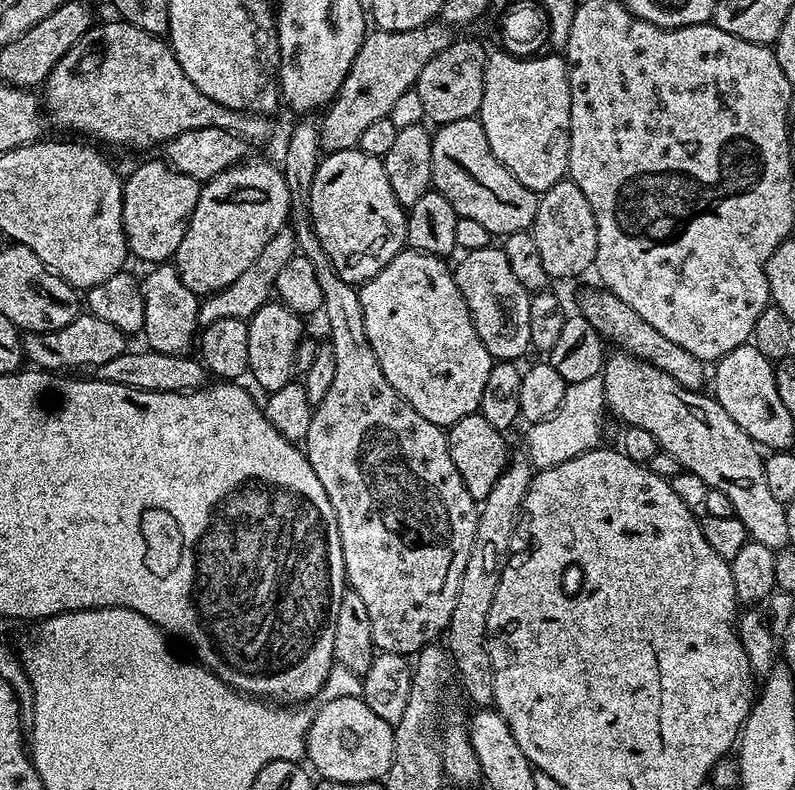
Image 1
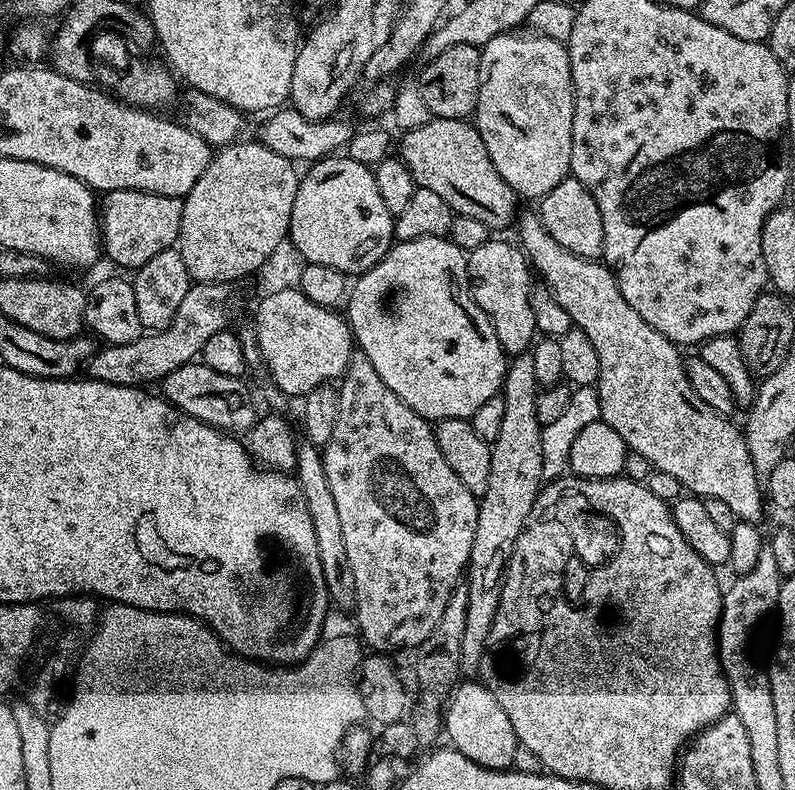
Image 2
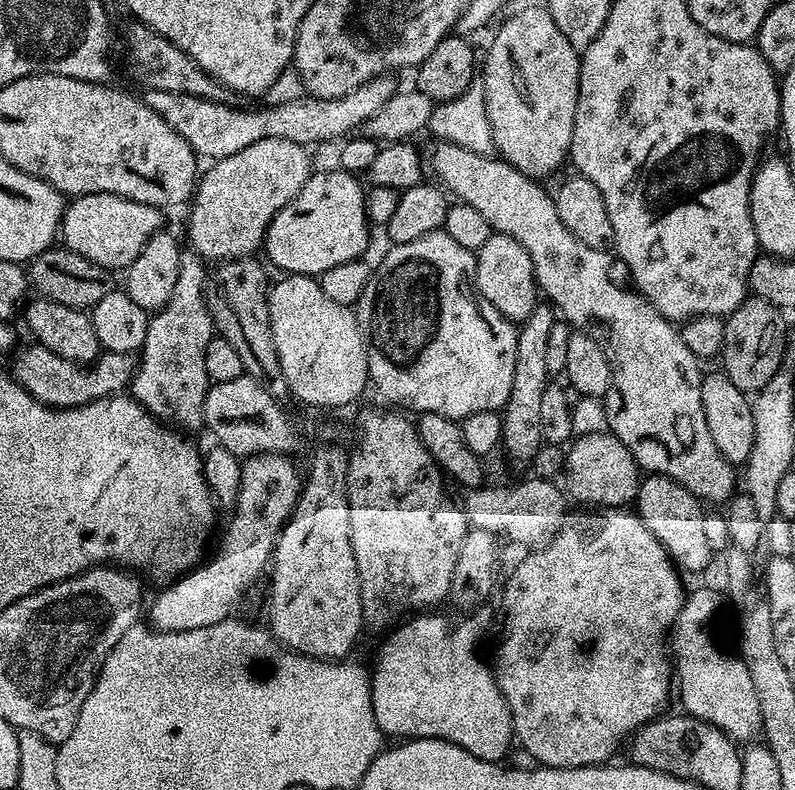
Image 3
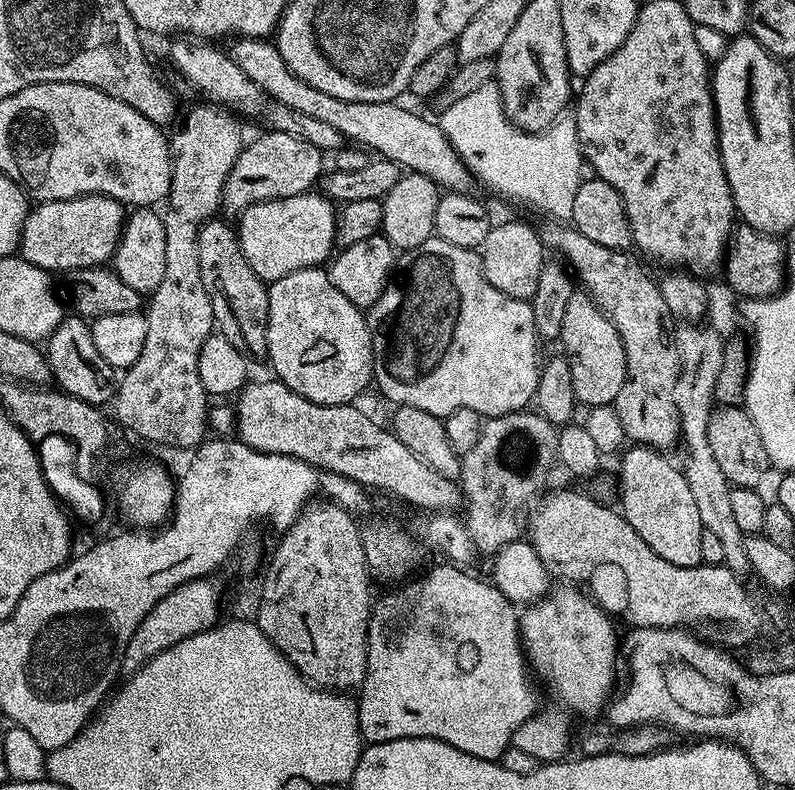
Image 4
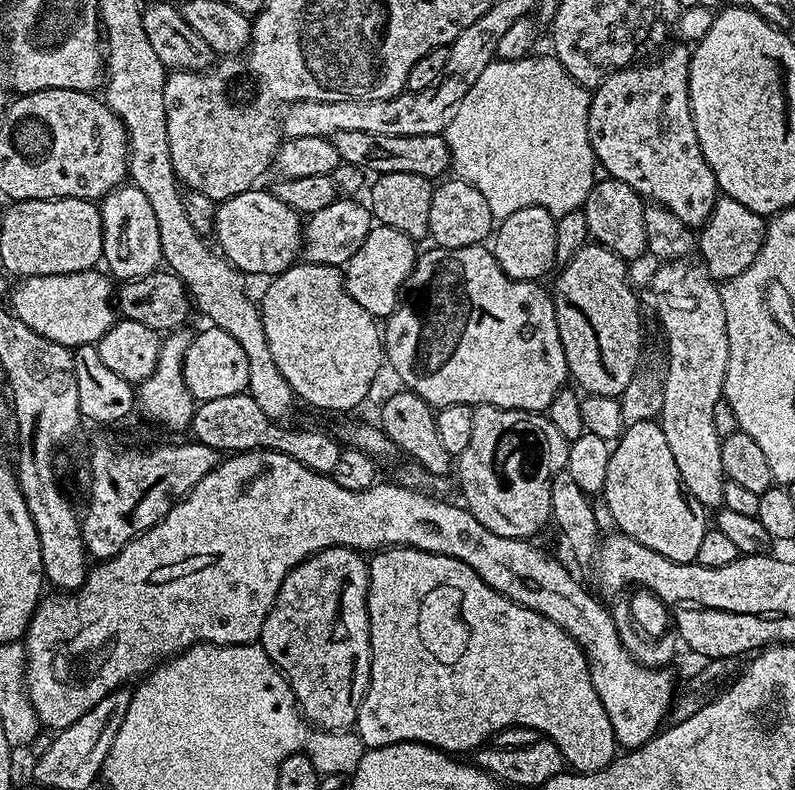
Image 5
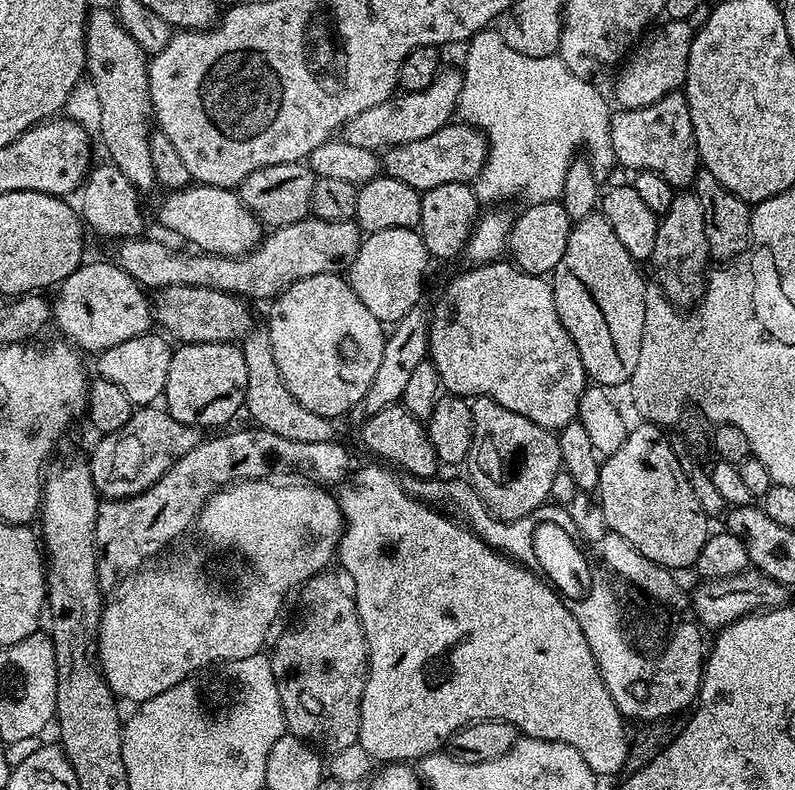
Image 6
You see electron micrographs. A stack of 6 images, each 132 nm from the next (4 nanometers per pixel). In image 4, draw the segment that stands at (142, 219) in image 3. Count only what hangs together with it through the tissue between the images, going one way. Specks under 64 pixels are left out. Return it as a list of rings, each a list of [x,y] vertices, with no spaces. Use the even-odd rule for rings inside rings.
[[[109,196],[45,200],[29,211],[18,252],[26,262],[45,268],[50,274],[67,274],[76,268],[98,268],[115,257],[125,219],[125,205]]]

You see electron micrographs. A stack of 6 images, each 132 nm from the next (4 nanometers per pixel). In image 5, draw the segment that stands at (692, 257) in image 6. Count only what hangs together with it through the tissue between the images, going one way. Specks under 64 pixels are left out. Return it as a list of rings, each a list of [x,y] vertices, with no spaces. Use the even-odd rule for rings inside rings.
[[[672,258],[664,264],[652,276],[652,304],[656,307],[656,316],[660,319],[660,328],[664,331],[664,340],[668,343],[668,373],[664,376],[664,388],[659,389],[660,402],[658,405],[658,423],[662,434],[666,434],[666,442],[670,446],[670,454],[674,454],[674,463],[678,465],[678,474],[682,474],[684,488],[690,496],[698,498],[698,502],[703,504],[705,509],[716,510],[724,502],[724,482],[725,474],[722,466],[722,450],[720,449],[721,436],[718,430],[714,430],[714,406],[724,394],[724,379],[728,369],[728,359],[730,358],[730,346],[728,345],[728,335],[726,334],[726,310],[722,310],[722,298],[717,281],[712,279],[710,273],[704,269],[703,263],[692,258]]]

